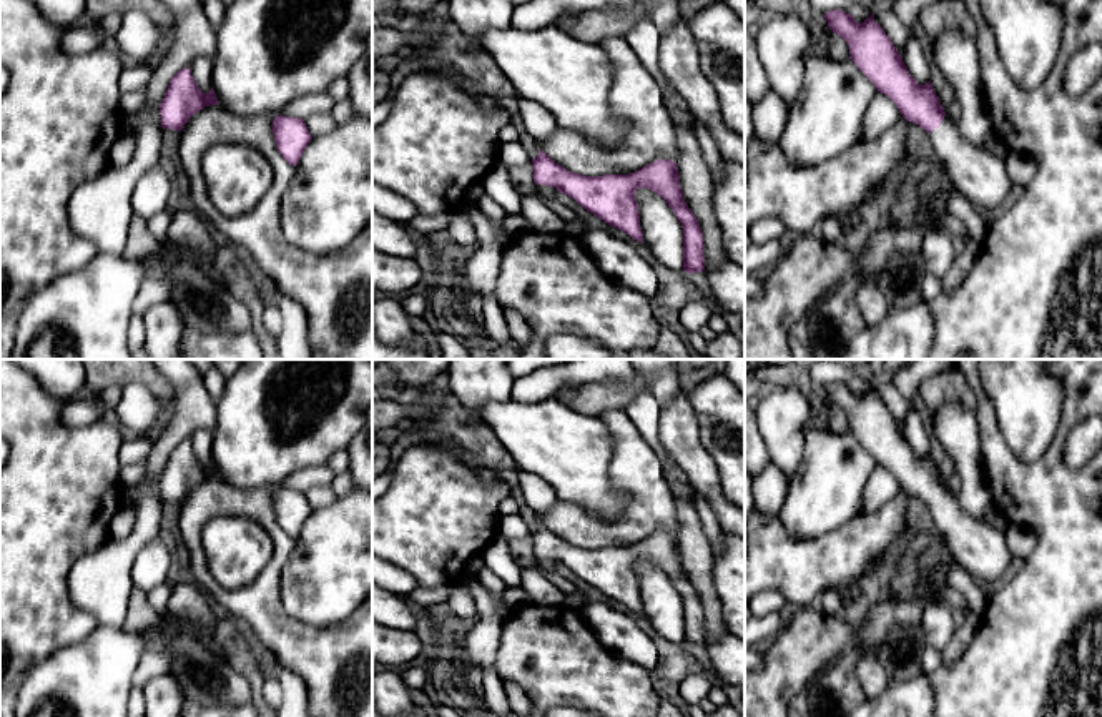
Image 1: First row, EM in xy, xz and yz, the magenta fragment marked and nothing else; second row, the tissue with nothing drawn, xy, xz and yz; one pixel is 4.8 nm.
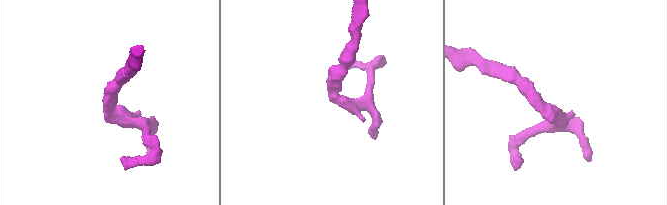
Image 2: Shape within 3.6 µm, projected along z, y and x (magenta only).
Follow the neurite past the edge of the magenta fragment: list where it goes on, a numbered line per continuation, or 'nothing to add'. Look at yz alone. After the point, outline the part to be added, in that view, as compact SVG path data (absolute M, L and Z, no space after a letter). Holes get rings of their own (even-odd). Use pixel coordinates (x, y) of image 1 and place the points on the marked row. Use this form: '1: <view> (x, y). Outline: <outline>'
1: yz (979, 175). Outline: M947 115L941 126L927 135L937 161L946 166L949 185L986 211L1004 201L1012 186L1006 153L991 153L979 143L966 140Z

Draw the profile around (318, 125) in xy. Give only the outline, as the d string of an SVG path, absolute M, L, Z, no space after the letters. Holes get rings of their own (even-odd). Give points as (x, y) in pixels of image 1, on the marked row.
M331 113L311 115L304 121L312 138L331 133L337 126Z

